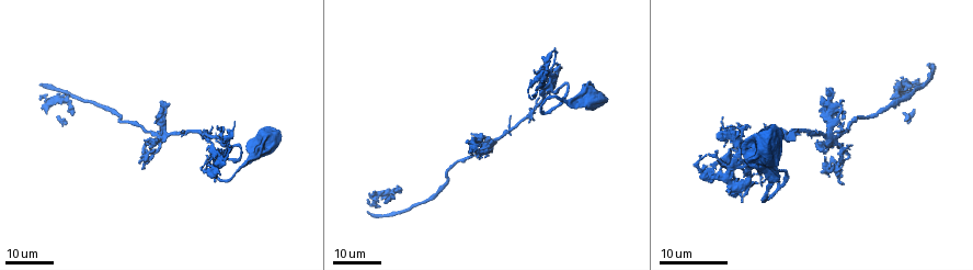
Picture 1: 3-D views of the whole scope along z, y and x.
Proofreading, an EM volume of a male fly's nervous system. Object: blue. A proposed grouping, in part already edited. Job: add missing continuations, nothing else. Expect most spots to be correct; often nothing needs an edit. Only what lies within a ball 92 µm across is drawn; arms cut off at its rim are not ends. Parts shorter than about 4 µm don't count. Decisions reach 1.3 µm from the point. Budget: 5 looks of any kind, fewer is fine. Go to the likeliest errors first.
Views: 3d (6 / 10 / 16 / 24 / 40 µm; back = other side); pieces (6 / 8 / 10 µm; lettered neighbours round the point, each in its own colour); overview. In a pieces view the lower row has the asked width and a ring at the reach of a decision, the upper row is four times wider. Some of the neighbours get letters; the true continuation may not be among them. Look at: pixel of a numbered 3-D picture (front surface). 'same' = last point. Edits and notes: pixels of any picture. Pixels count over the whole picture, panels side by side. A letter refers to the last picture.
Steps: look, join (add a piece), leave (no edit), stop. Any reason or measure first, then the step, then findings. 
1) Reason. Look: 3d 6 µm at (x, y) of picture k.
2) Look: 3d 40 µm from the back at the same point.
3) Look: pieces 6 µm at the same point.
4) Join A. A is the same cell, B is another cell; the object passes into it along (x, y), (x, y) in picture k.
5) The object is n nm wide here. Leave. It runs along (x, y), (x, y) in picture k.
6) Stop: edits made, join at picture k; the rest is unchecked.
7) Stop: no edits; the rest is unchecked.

Free end. Look: 3d 16 µm at (823, 158) of picture 1.

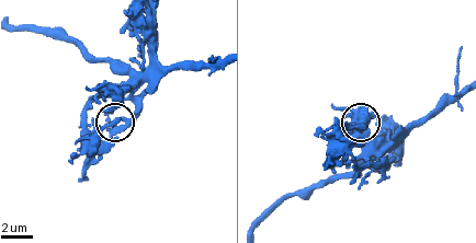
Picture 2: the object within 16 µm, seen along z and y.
Look: 3d 6 µm at (362, 124) of picture 2.

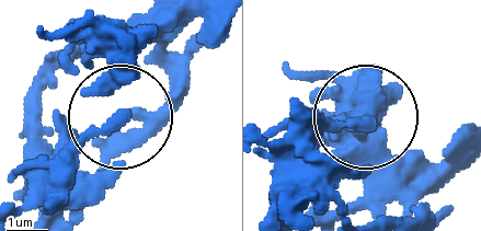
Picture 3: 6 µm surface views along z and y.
Look: pieces 6 µm at (368, 121) of picture 3.

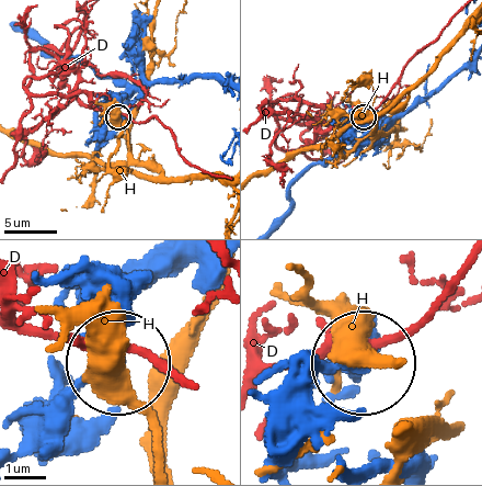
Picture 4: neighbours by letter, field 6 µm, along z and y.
Leave. D and H are other cells; none of them fits.

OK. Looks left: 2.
Tapers out. Look: 3d 24 µm at (211, 125) of picture 1.

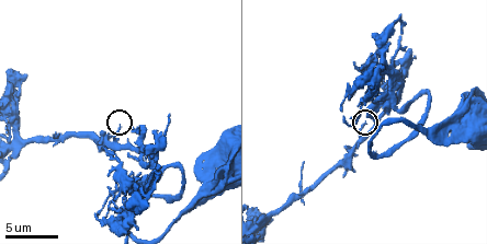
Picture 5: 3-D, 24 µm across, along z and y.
Look: pieces 8 µm at (365, 121) of picture 5.

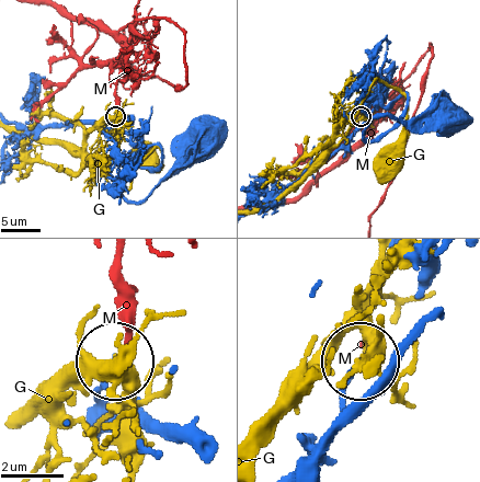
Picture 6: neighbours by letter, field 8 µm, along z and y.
Leave. G and M are other cells; no lettered piece goes on from it.

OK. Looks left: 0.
Stop: no edits; the rest is unchecked.

